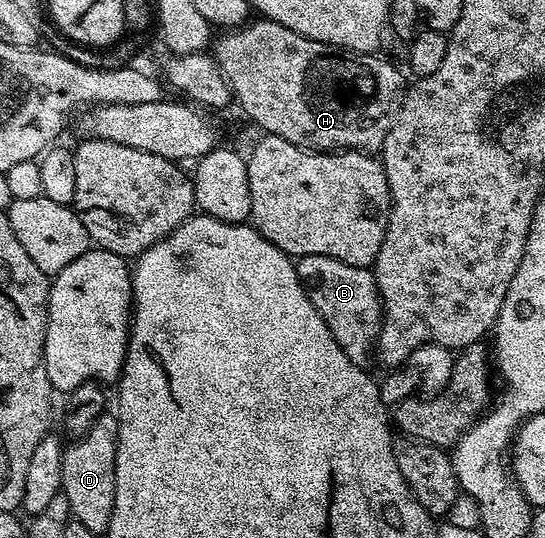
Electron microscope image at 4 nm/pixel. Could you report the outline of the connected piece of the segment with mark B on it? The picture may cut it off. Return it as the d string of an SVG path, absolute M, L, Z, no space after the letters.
M322 254L301 256L295 261L296 273L318 314L330 326L330 334L342 346L346 358L361 366L367 365L368 351L377 347L380 338L382 305L376 289L376 277L368 268L350 266Z

